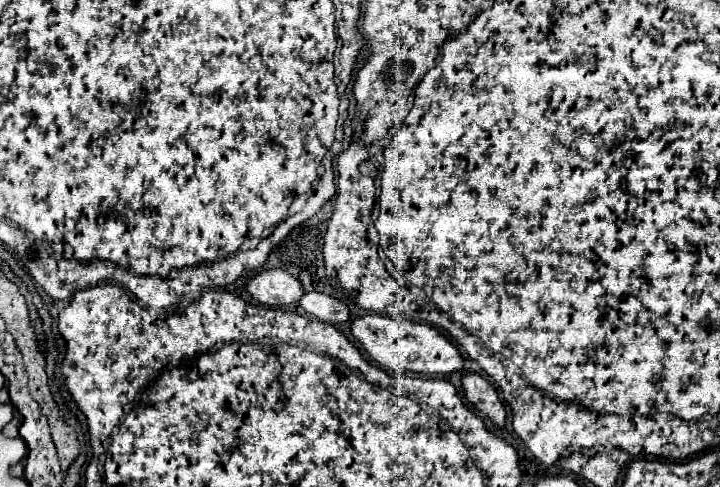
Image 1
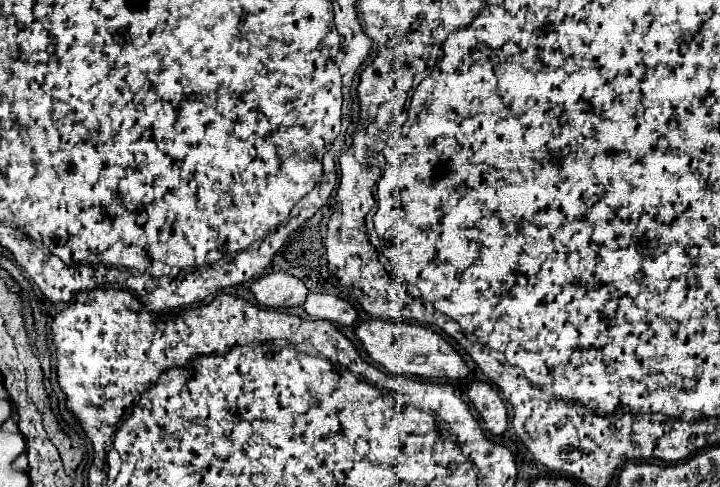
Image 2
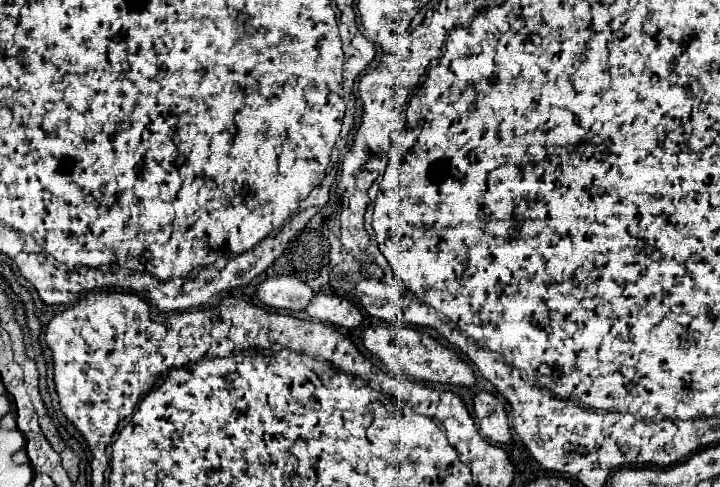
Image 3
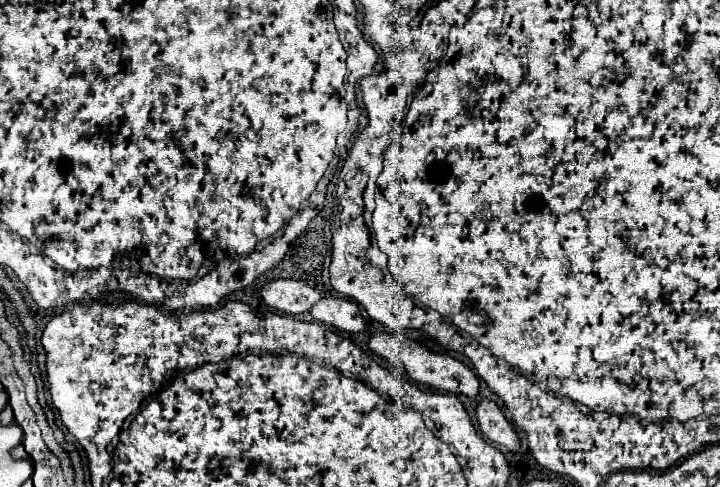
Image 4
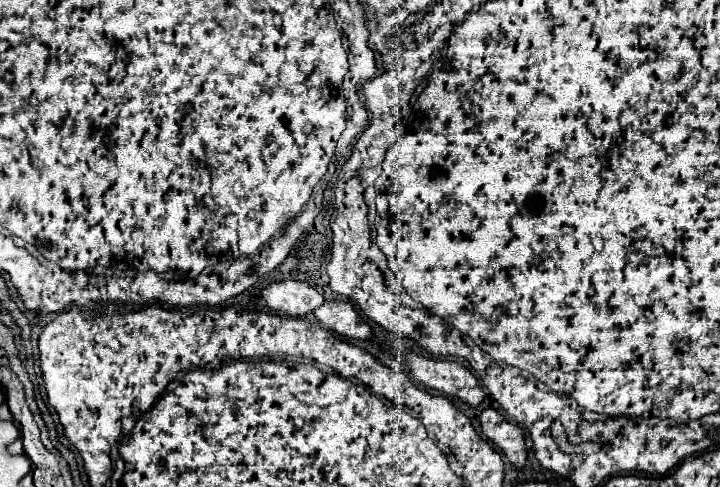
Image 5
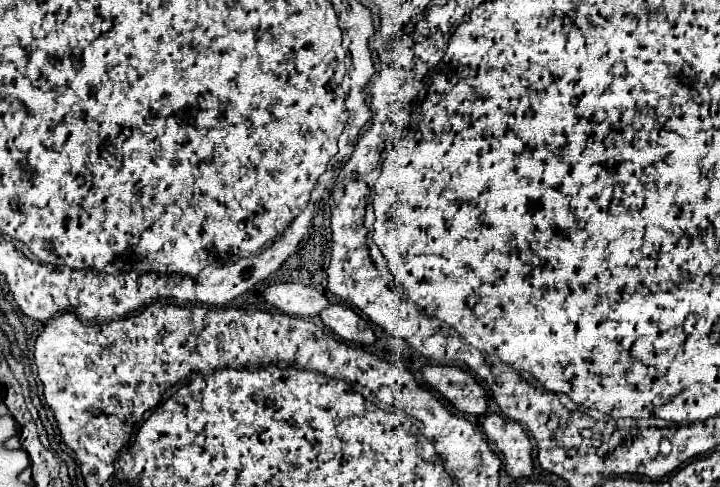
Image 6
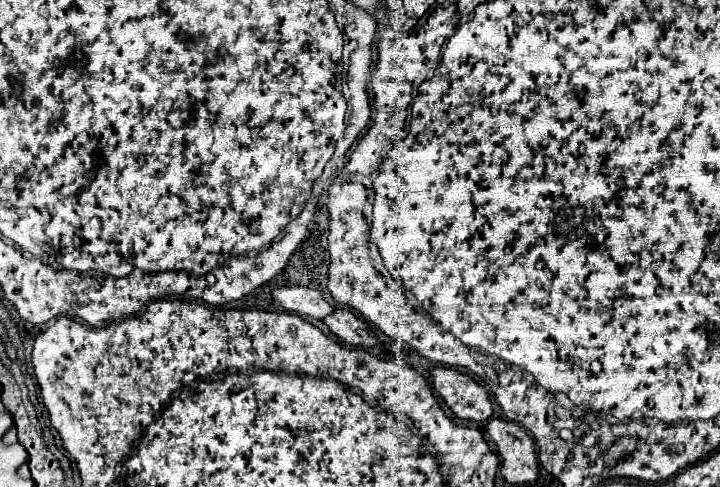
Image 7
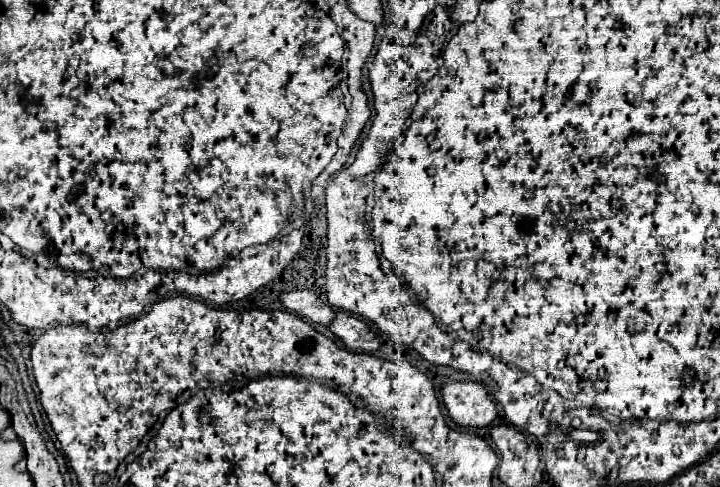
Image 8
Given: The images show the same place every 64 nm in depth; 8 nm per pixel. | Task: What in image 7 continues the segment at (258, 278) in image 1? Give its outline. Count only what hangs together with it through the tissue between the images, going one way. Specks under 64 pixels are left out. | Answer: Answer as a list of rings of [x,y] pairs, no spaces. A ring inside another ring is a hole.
[[[306,286],[276,288],[272,292],[272,298],[286,312],[292,312],[298,316],[310,316],[310,318],[318,318],[318,320],[322,320],[324,316],[328,316],[334,310],[318,290],[312,290]]]

